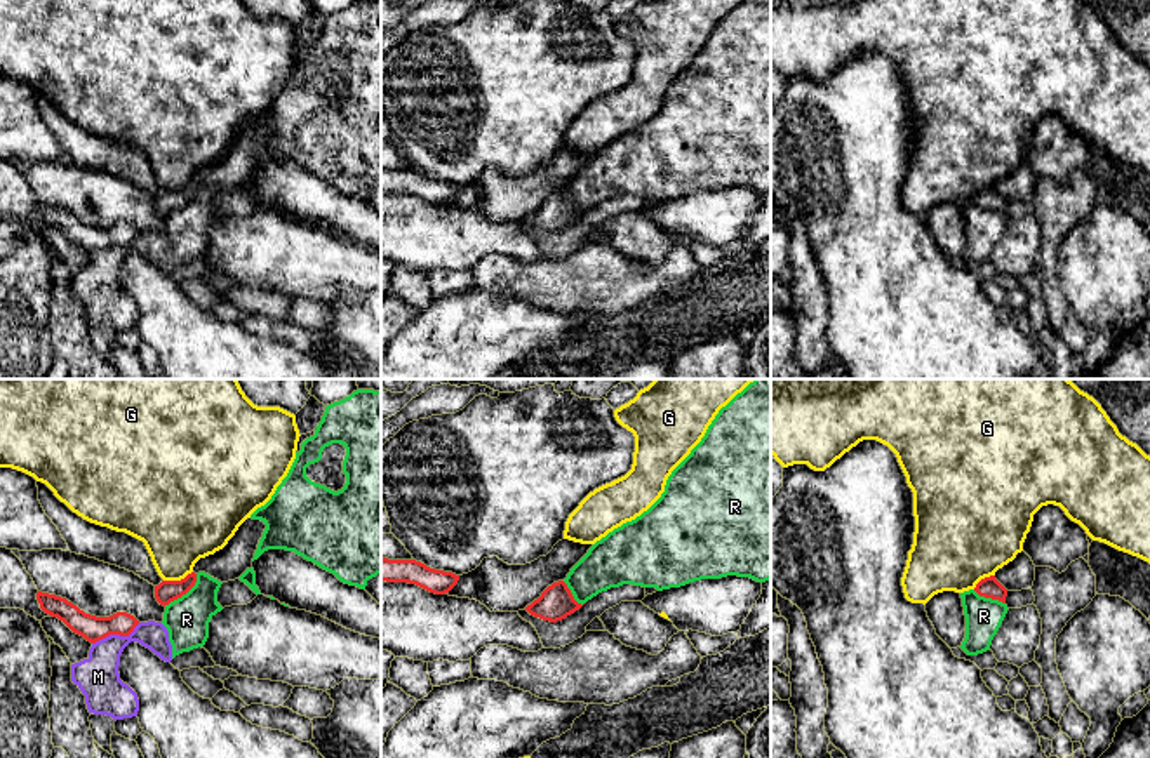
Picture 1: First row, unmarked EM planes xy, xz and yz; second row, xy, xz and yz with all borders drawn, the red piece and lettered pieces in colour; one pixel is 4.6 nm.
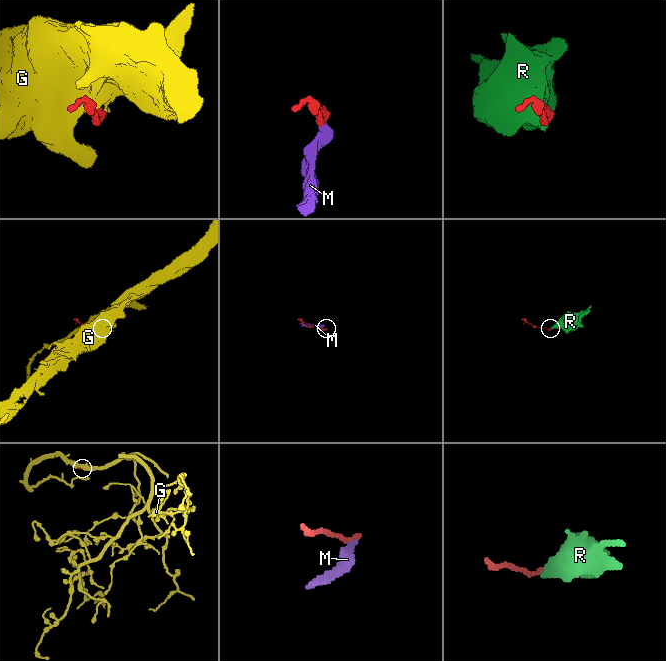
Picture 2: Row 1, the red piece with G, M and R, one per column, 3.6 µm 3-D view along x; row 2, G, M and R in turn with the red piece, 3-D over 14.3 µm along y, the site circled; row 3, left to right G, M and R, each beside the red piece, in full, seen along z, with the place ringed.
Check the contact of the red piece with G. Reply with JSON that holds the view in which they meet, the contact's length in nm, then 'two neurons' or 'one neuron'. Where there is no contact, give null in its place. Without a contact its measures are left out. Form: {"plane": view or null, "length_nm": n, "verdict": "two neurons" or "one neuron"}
{"plane": "xy", "length_nm": 140, "verdict": "two neurons"}

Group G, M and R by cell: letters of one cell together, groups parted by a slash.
G / M R

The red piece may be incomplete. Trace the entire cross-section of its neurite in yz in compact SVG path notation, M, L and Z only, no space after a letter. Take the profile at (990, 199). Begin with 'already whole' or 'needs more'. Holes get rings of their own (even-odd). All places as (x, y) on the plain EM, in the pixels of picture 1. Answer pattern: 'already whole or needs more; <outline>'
already whole; M995 186L981 190L976 195L974 202L980 207L999 210L999 212L1006 214L1007 200L995 190Z

